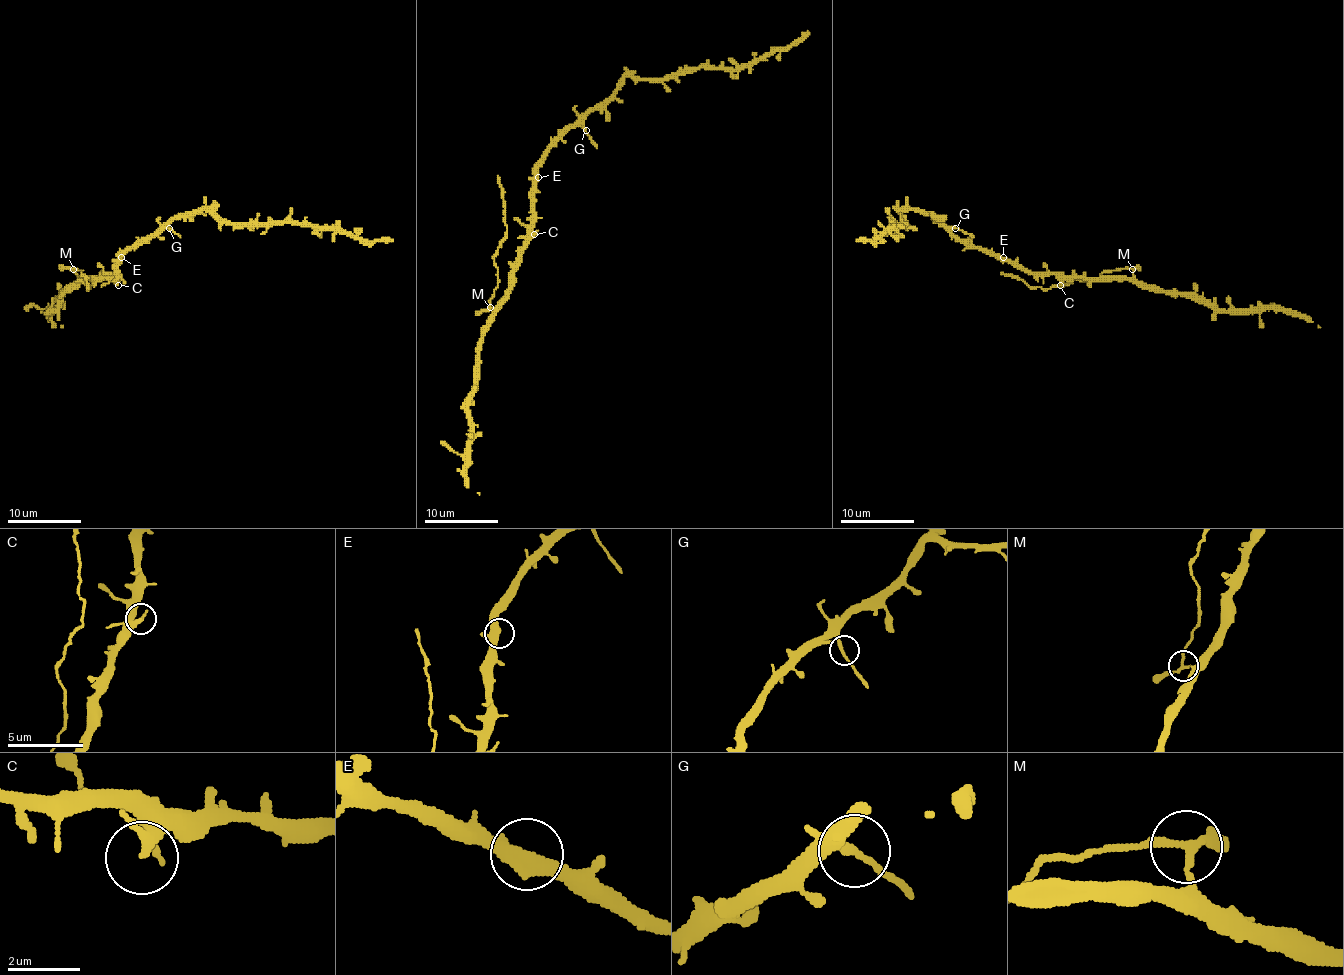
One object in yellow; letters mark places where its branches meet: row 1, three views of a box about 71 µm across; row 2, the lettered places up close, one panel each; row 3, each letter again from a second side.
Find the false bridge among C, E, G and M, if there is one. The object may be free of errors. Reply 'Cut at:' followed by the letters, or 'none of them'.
Cut at: M

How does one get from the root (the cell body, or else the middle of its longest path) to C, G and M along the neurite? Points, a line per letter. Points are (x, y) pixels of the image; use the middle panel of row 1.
C: (532, 177), (531, 234), (534, 234)
G: (532, 177), (542, 157), (571, 128), (580, 124), (586, 130)
M: (532, 177), (532, 232), (514, 273), (510, 293), (496, 307), (490, 307)

